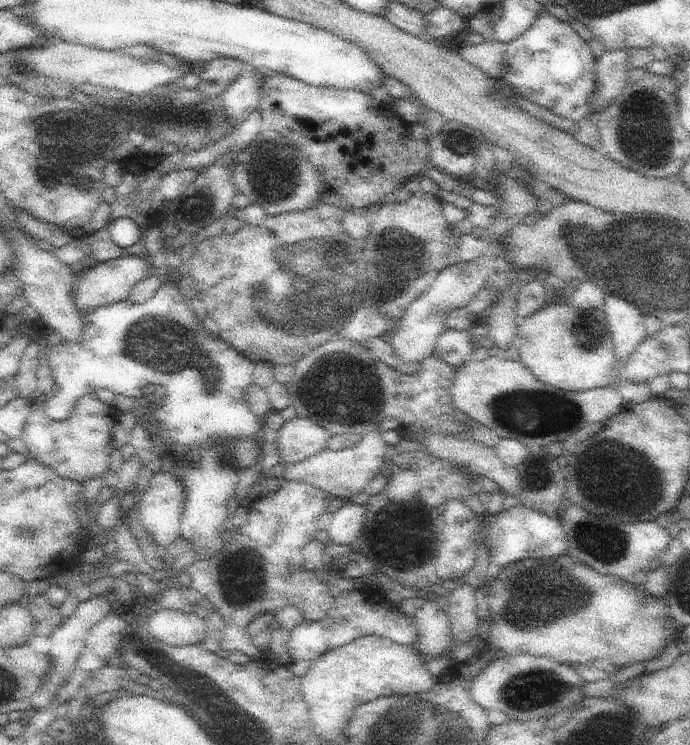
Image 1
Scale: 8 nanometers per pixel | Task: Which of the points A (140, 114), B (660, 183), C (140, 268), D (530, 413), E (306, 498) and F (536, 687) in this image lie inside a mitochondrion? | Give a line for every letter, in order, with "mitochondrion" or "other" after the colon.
A: mitochondrion
B: other
C: other
D: mitochondrion
E: other
F: mitochondrion

